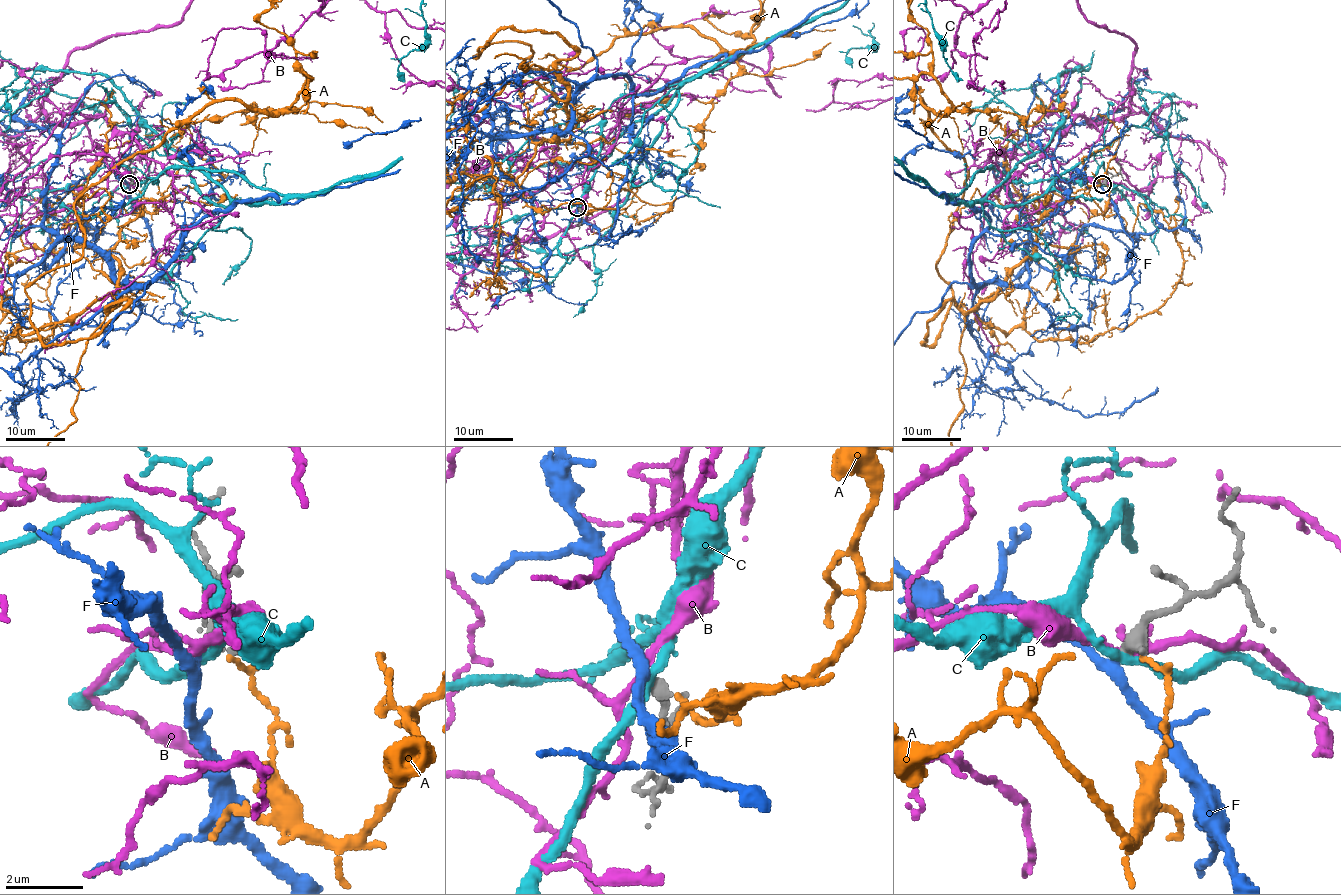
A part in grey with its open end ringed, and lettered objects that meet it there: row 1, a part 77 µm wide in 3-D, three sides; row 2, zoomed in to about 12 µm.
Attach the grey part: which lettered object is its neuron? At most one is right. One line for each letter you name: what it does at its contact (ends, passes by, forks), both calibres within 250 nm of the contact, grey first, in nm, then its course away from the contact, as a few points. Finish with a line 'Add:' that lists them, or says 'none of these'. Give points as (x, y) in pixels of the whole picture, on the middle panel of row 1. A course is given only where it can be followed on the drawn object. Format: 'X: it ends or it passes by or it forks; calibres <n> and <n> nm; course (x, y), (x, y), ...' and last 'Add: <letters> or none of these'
F: it passes by; calibres 400 and 240 nm
Add: F

